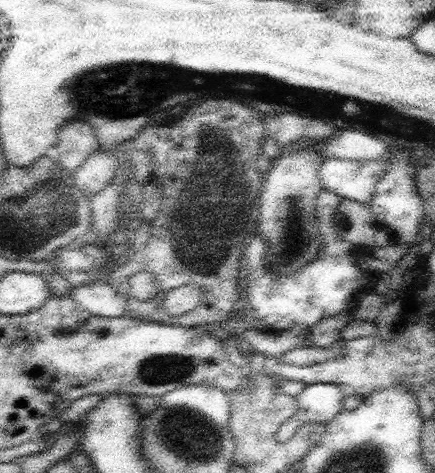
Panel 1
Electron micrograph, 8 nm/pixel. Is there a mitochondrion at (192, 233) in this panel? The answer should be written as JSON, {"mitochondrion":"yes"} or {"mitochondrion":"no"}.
{"mitochondrion":"yes"}

